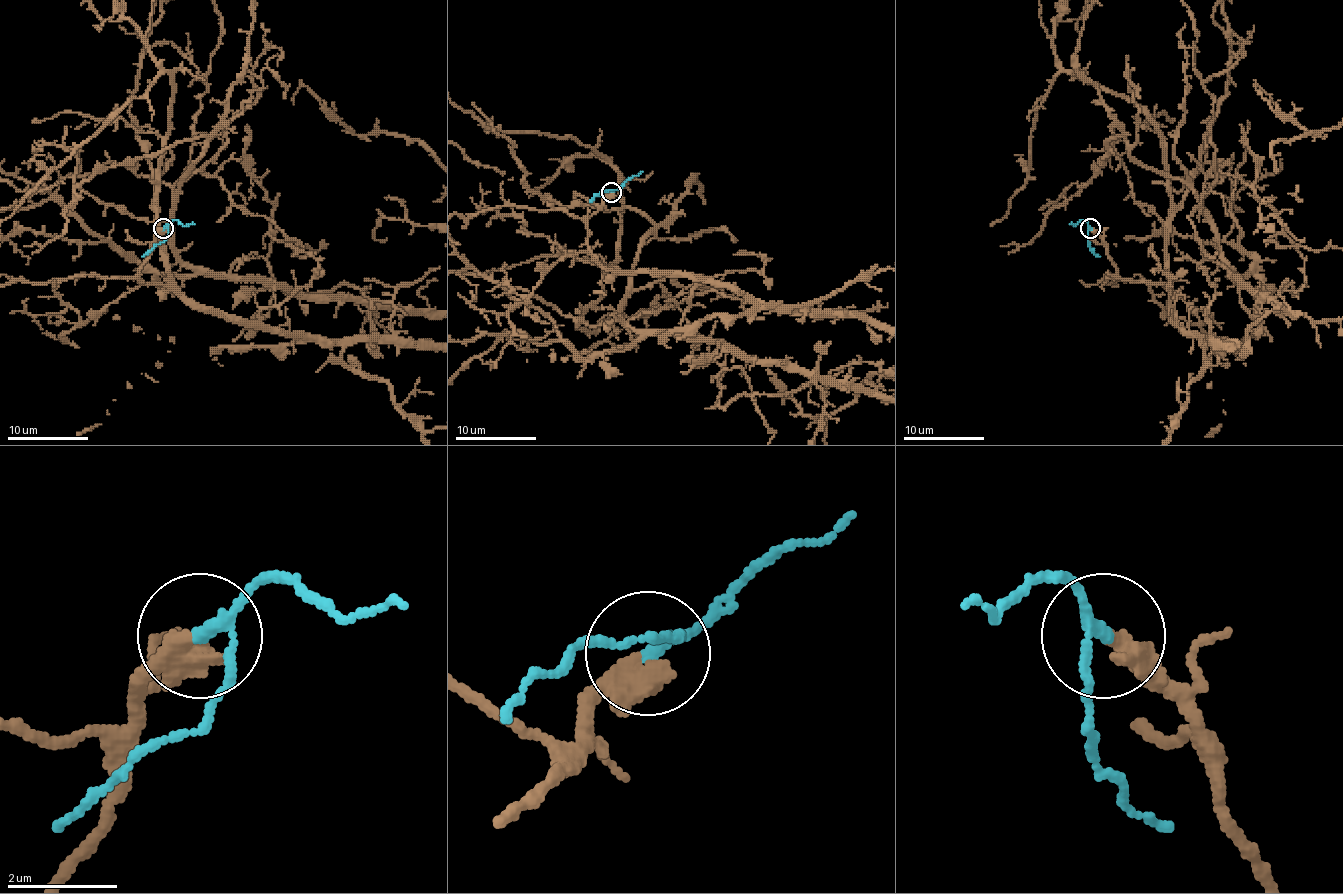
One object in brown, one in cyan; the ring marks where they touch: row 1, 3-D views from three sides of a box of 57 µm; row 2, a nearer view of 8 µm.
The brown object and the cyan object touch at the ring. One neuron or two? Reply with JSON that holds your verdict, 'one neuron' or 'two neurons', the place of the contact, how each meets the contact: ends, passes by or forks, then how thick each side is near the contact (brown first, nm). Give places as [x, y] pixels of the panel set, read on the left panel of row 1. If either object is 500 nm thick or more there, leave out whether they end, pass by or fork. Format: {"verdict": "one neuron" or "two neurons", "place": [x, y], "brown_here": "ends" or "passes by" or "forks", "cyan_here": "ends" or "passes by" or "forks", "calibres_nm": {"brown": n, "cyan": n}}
{"verdict": "one neuron", "place": [163, 228], "brown_here": "ends", "cyan_here": "passes by", "calibres_nm": {"brown": 480, "cyan": 190}}

